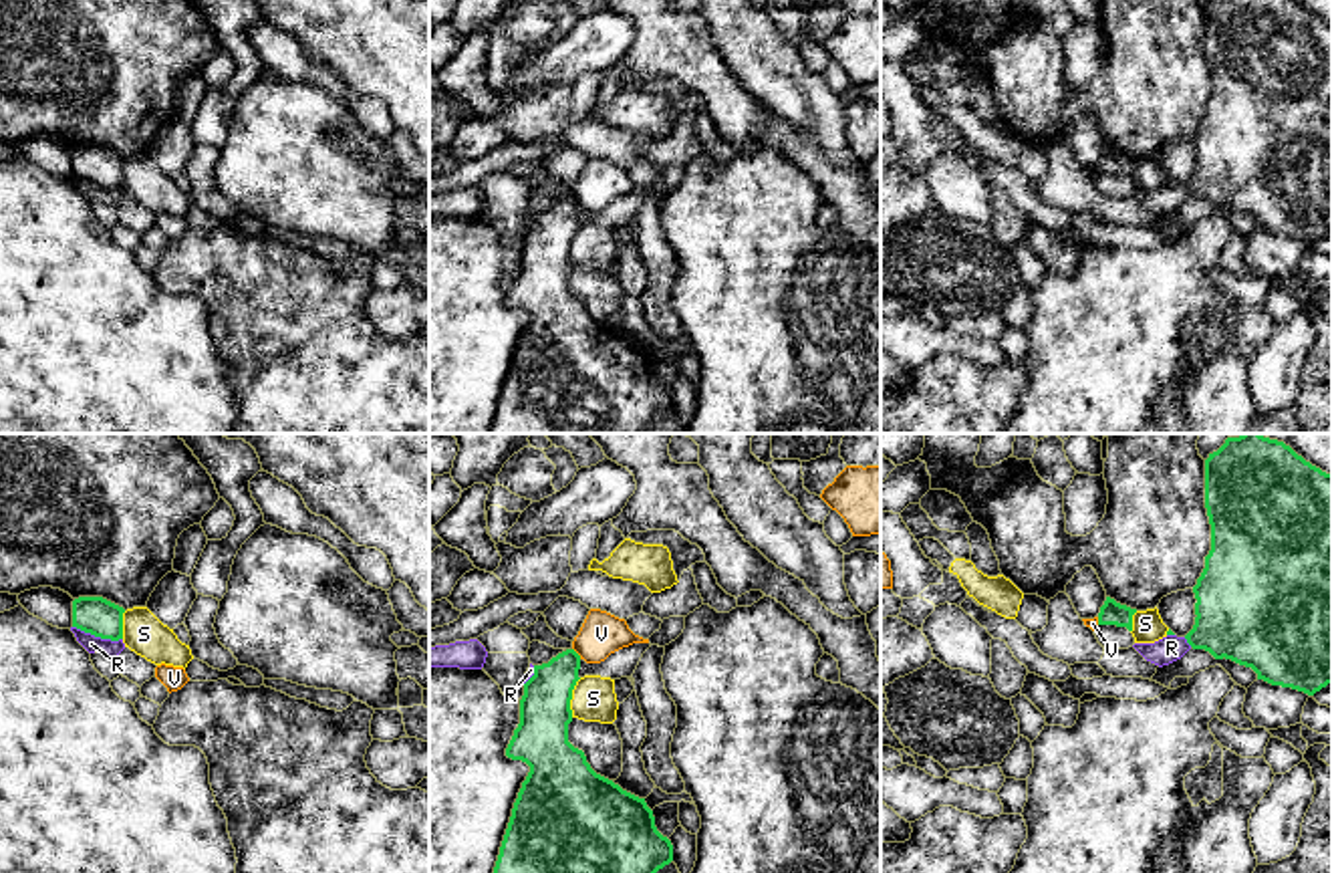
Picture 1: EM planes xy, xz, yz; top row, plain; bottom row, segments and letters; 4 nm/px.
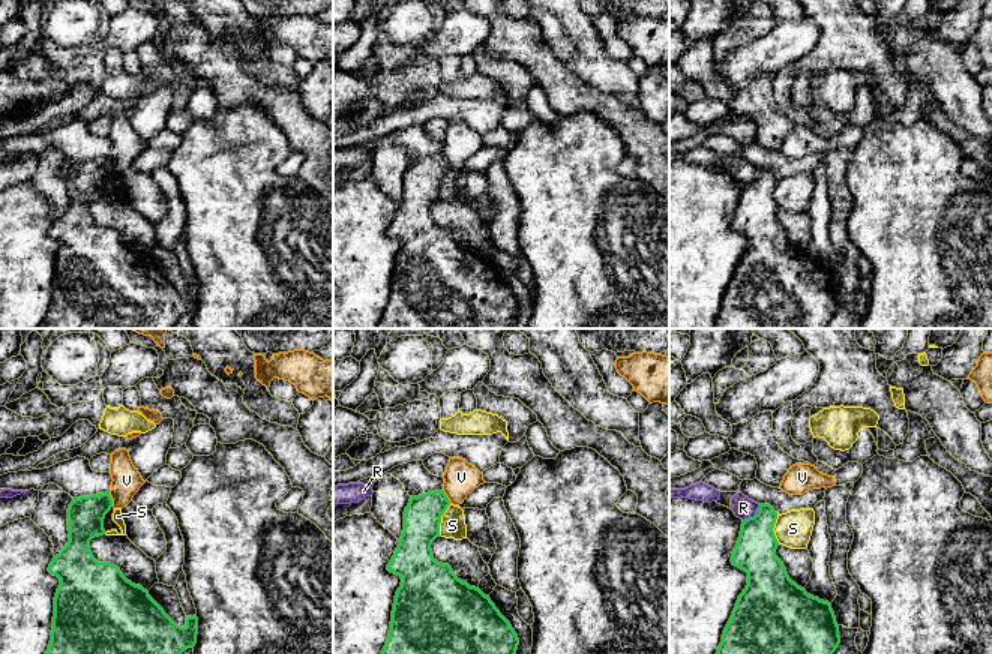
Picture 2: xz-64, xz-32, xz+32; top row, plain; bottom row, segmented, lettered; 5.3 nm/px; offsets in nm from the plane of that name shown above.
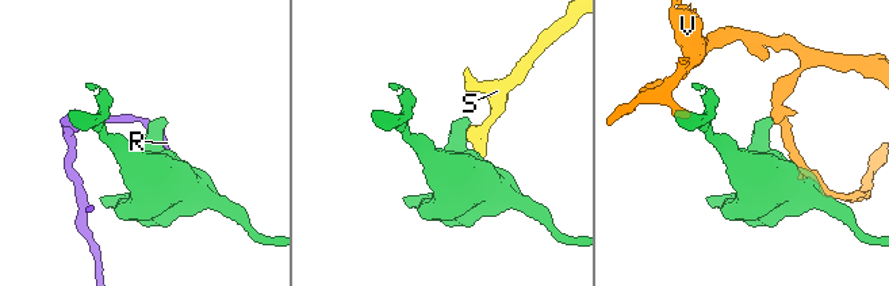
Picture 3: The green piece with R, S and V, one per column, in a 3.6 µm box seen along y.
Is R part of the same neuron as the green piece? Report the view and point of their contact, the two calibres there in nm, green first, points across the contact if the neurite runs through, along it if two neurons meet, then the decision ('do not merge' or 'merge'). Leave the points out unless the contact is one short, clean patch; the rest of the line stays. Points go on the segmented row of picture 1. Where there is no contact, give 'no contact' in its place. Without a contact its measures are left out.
contact xy (97, 636); calibres 150 and 70 nm; border xy (73, 626), (101, 638), (121, 640); do not merge

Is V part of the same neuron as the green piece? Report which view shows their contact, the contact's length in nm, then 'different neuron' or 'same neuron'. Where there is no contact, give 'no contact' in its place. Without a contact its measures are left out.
meets green in xz; contact 60 nm long; different neuron

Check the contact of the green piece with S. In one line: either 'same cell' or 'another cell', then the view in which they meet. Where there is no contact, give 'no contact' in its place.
another cell | xz

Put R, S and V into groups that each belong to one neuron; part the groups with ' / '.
R / S / V

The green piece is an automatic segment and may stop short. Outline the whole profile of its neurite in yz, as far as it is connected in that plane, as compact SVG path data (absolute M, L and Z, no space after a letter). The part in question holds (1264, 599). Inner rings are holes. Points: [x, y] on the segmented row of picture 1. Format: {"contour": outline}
{"contour": "M1241 433L1227 438L1225 444L1205 460L1205 508L1211 524L1211 550L1205 556L1205 569L1193 587L1195 593L1195 625L1185 635L1193 649L1205 649L1215 659L1231 659L1251 667L1257 679L1272 685L1292 688L1314 696L1332 683L1332 474L1306 462L1290 446L1261 433Z"}

